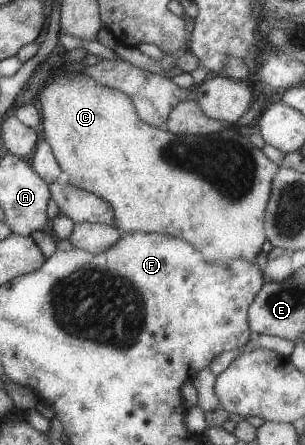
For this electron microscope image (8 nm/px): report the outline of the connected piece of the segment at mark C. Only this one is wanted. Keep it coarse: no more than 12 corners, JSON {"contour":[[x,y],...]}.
{"contour":[[65,67],[34,92],[70,185],[124,235],[256,262],[279,166],[142,121]]}

